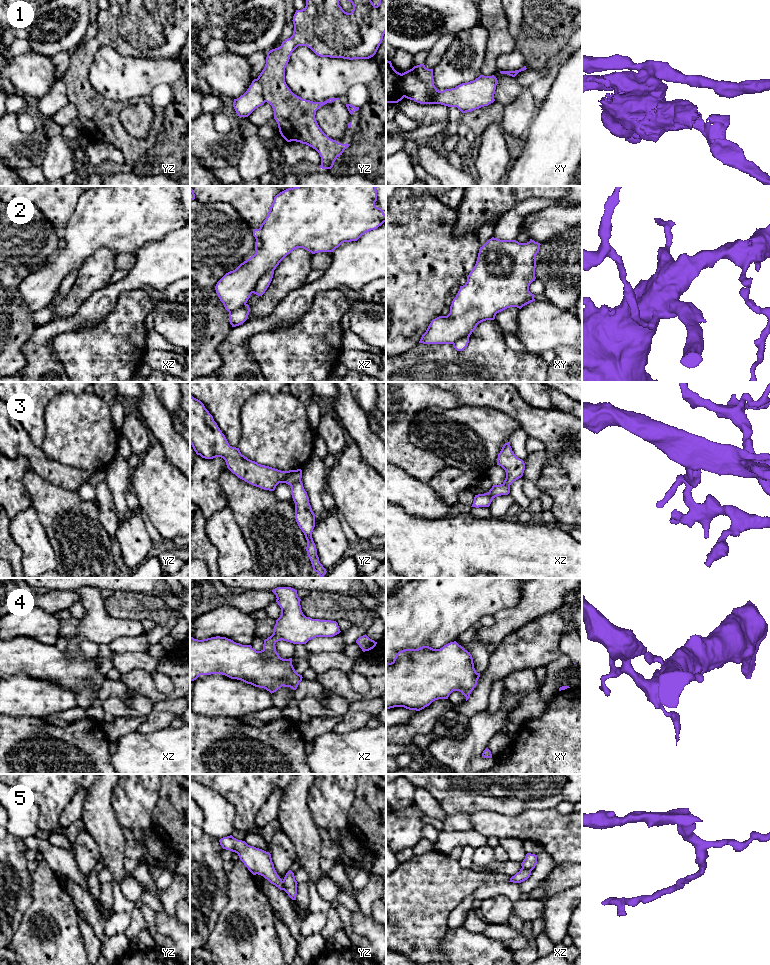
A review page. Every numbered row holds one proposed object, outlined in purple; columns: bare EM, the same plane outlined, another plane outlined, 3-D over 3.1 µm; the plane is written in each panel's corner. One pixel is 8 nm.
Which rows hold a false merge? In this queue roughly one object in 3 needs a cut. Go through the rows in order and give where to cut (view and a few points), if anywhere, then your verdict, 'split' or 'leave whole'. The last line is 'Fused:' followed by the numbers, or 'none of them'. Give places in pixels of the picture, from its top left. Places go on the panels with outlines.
1: cut in xy along (412, 68), (427, 87), (427, 92), (432, 96); split
2: cut in xz along (273, 271), (266, 272), (259, 279), (252, 292); split
3: cut in yz along (300, 479), (291, 486); split
4: no cut; leave whole
5: cut in yz along (282, 881), (284, 889); split
Fused: 1, 2, 3, 5

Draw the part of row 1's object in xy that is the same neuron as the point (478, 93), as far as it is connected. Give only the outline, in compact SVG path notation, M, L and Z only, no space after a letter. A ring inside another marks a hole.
M413 68L402 73L402 82L404 85L404 97L407 99L414 100L420 104L441 104L448 107L457 107L462 113L466 113L493 103L495 101L494 94L498 81L494 75L480 75L475 80L462 83L455 88L443 91L438 90L433 96L428 94L428 87L425 82L418 78Z

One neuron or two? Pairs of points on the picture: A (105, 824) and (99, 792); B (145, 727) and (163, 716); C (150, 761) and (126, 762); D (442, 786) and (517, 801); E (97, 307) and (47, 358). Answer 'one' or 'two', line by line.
A: one
B: one
C: one
D: one
E: one

